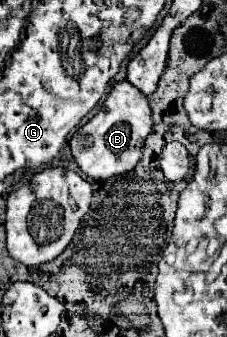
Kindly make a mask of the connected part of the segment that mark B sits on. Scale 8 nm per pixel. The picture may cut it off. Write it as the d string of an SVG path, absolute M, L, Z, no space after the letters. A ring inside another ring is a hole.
M128 80L118 82L108 94L104 106L92 116L82 128L78 128L70 140L72 156L78 168L94 178L106 180L130 172L142 158L142 146L146 136L152 132L152 110L148 98L134 88Z

